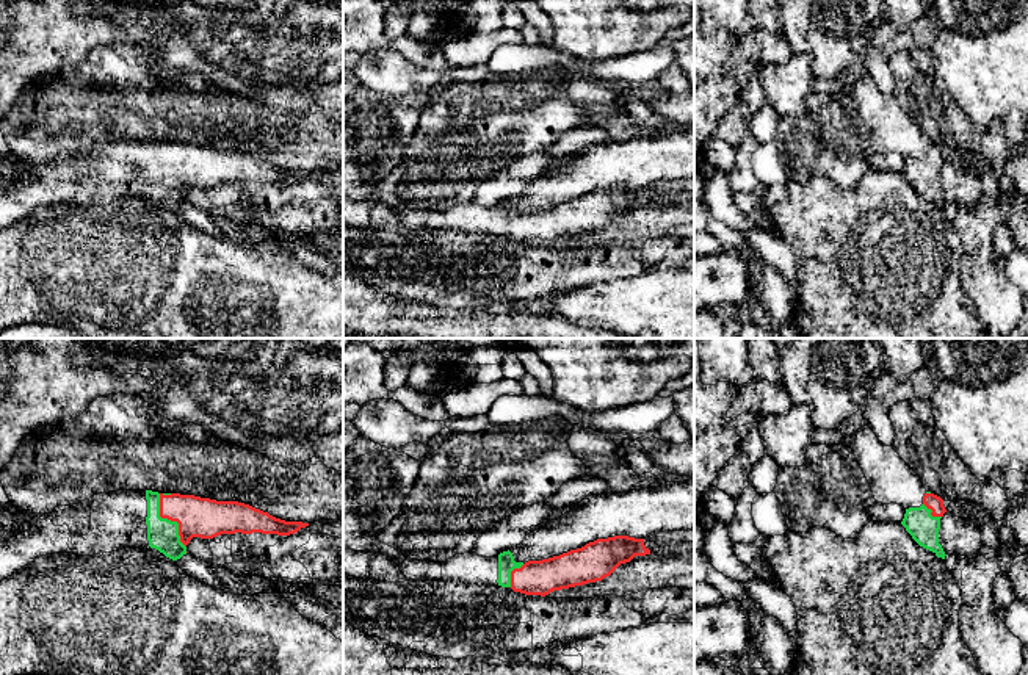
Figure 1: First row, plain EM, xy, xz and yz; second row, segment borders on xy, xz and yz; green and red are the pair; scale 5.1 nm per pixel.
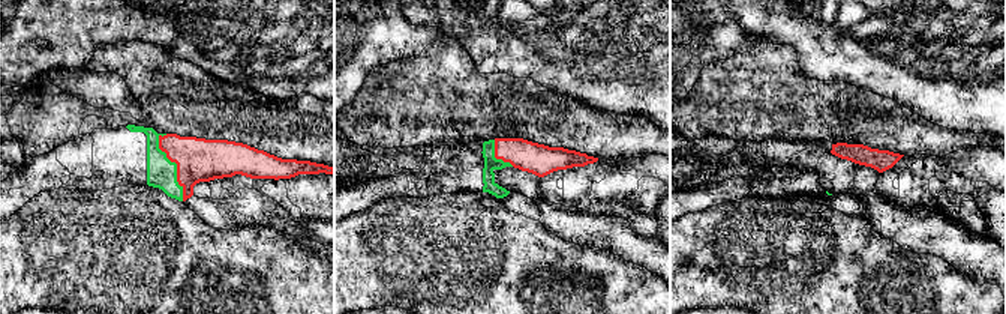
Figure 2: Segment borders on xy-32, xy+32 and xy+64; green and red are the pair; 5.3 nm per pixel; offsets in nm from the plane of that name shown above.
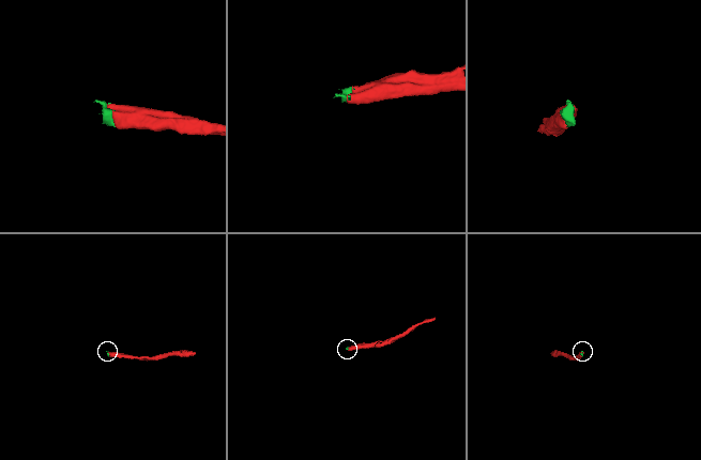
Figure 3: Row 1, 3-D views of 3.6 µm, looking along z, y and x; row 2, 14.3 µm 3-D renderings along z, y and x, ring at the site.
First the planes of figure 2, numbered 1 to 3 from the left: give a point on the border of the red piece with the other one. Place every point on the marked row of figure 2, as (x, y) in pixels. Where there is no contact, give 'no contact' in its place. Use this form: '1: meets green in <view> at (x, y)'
1: meets green in xy-32 at (176, 167)
2: meets green in xy+32 at (495, 158)
3: no contact

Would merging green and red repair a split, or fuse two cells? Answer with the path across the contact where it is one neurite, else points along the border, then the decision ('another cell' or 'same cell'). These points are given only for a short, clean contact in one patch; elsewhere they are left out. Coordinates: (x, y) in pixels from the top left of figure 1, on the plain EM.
across xy (163, 184), (170, 177), (170, 169), (198, 166) | same cell

